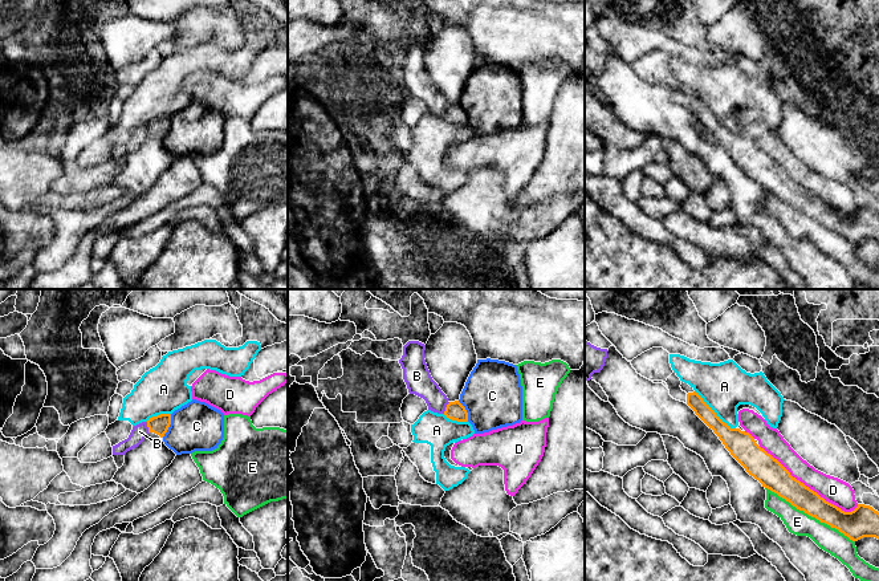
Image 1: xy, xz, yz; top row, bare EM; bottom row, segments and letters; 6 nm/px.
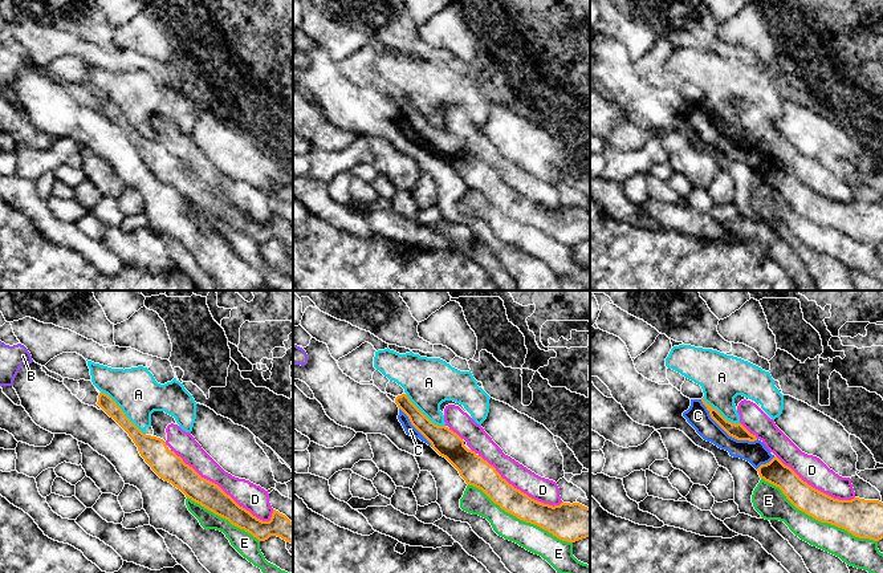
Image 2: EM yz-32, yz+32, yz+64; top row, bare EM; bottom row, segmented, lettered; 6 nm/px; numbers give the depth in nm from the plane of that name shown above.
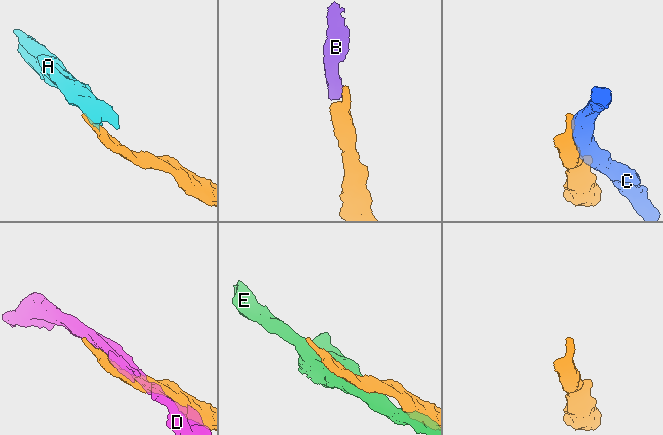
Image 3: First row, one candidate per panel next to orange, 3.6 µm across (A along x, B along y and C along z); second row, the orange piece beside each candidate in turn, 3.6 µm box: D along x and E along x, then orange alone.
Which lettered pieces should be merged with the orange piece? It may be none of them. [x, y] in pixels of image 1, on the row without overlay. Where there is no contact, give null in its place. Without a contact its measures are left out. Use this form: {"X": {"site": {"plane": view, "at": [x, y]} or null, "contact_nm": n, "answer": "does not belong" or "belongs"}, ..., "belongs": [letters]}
{"A": {"site": {"plane": "yz", "at": [713, 114]}, "contact_nm": 340, "answer": "does not belong"}, "B": {"site": {"plane": "xz", "at": [446, 110]}, "contact_nm": 80, "answer": "belongs"}, "C": {"site": {"plane": "xy", "at": [169, 129]}, "contact_nm": 150, "answer": "does not belong"}, "D": {"site": {"plane": "yz", "at": [808, 190]}, "contact_nm": 700, "answer": "does not belong"}, "E": {"site": {"plane": "yz", "at": [810, 218]}, "contact_nm": 650, "answer": "does not belong"}, "belongs": ["B"]}

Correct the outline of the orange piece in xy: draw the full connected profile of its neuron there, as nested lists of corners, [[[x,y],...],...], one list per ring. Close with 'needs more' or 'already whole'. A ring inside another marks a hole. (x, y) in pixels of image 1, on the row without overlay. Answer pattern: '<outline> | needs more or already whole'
[[[160,117],[150,121],[147,125],[142,125],[134,129],[127,142],[113,149],[113,158],[125,158],[127,154],[138,150],[148,135],[154,135],[163,141],[170,127],[171,118]]] | needs more

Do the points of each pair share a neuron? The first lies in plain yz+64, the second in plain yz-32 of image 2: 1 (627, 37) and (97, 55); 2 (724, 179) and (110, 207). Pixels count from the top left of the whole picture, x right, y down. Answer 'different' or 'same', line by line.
1: same
2: different

